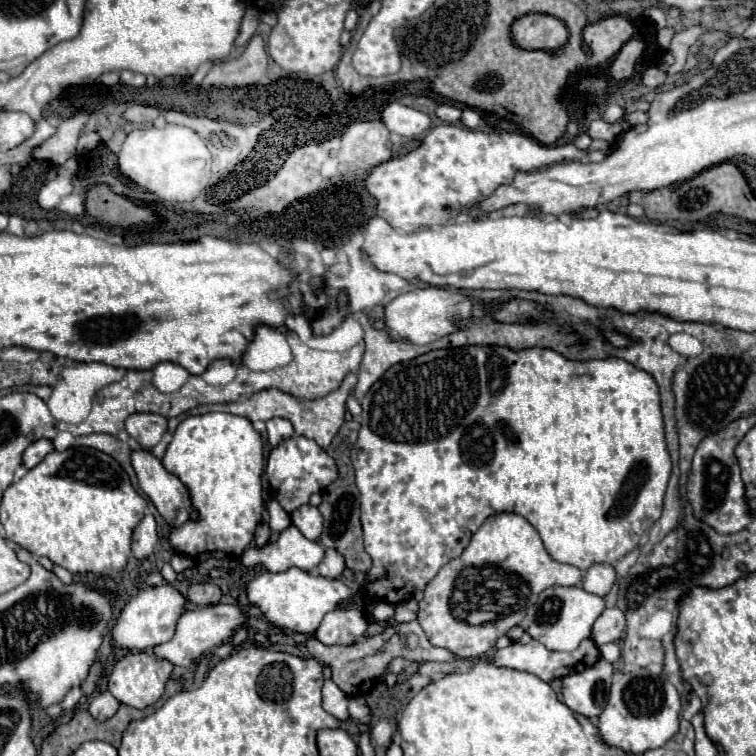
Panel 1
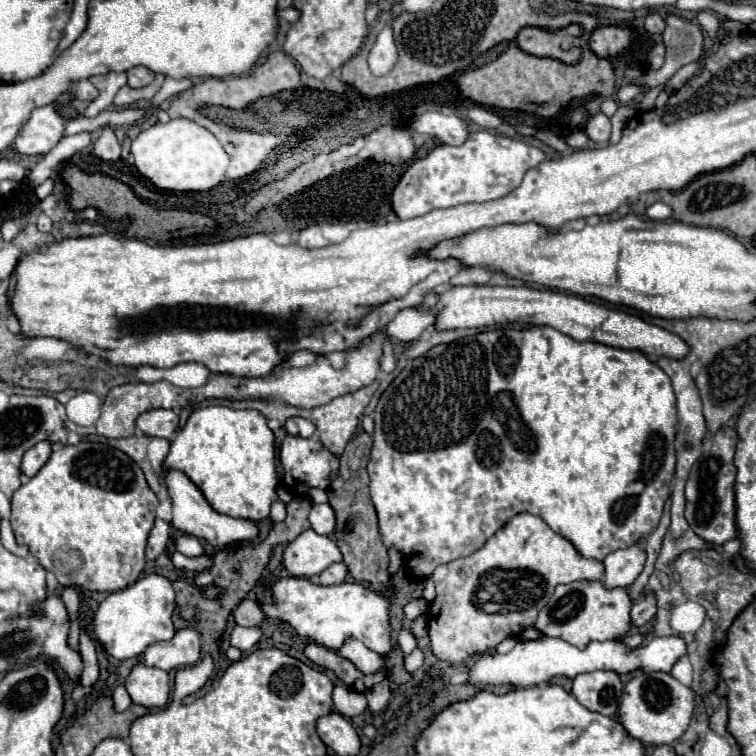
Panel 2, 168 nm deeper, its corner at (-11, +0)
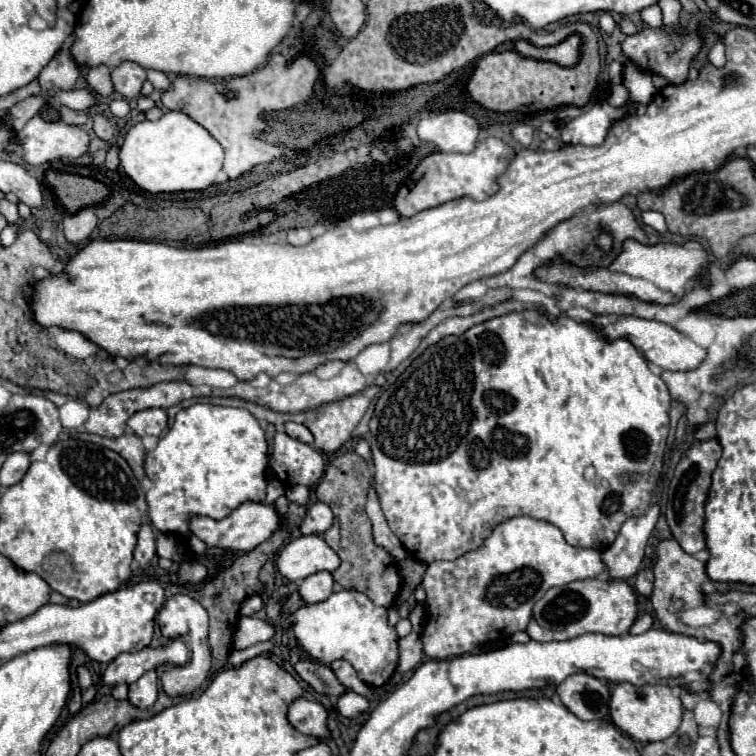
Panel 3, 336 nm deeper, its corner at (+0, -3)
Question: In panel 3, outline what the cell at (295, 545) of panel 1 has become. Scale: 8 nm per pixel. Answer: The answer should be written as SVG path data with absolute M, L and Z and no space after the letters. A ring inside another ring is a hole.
M320 535L292 539L278 555L278 571L290 581L302 581L318 571L334 571L340 557L326 545Z

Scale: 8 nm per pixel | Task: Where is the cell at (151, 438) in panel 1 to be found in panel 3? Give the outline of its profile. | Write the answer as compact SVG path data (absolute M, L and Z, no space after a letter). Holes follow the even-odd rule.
M144 409L144 411L138 411L134 413L130 419L128 419L128 427L138 435L138 437L144 437L144 435L154 435L154 437L160 437L162 431L166 429L166 423L168 421L168 415L164 409Z

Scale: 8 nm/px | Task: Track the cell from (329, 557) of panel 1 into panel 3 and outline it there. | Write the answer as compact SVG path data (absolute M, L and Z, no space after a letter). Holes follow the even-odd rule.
M318 571L310 577L306 577L300 585L300 595L306 603L318 603L324 601L332 593L332 573L330 571Z

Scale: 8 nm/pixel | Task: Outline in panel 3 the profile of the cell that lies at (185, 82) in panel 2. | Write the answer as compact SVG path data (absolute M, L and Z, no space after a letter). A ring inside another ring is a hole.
M148 71L148 79L156 79L156 81L154 81L156 91L164 91L164 89L168 89L168 87L172 85L170 79L168 79L164 73L160 73L160 71Z

